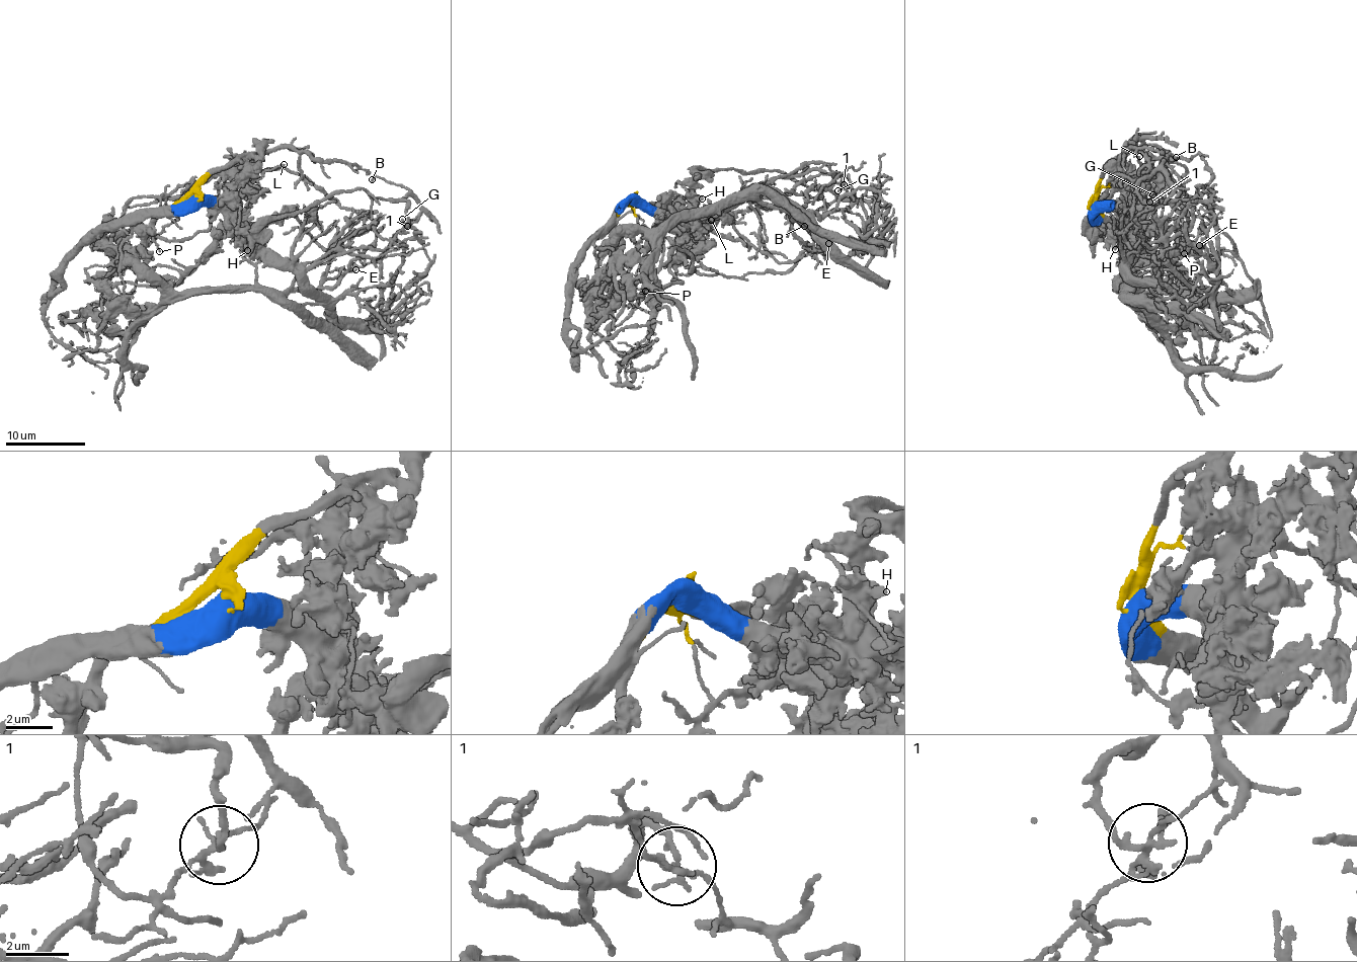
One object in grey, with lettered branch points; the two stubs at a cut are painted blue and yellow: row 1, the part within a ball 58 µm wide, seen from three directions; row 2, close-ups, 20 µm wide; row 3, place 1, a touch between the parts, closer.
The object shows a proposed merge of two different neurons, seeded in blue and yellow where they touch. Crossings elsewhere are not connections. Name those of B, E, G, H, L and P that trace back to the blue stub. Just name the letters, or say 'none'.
B, G, H, L

